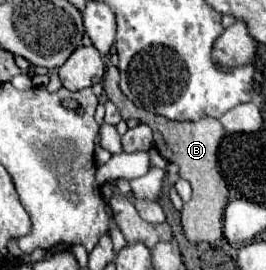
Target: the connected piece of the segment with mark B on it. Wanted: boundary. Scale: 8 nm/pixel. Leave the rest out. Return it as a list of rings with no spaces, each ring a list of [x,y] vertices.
[[[109,65],[103,77],[103,89],[107,97],[117,105],[123,119],[137,119],[153,129],[155,147],[157,151],[169,161],[179,165],[179,177],[189,181],[193,187],[191,199],[181,209],[181,227],[185,231],[185,237],[191,243],[207,241],[215,245],[223,239],[223,215],[225,215],[225,203],[229,203],[229,189],[225,179],[221,177],[221,171],[217,167],[217,149],[225,135],[225,129],[221,127],[219,119],[203,117],[199,121],[169,121],[165,117],[157,117],[145,109],[137,109],[119,89],[119,69]]]

